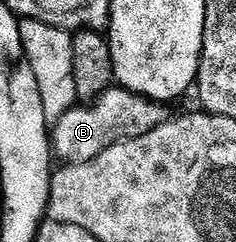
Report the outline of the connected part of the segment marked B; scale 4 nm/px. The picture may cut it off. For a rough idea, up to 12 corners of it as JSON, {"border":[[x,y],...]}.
{"border":[[112,86],[52,128],[63,165],[92,162],[168,119],[165,103]]}

